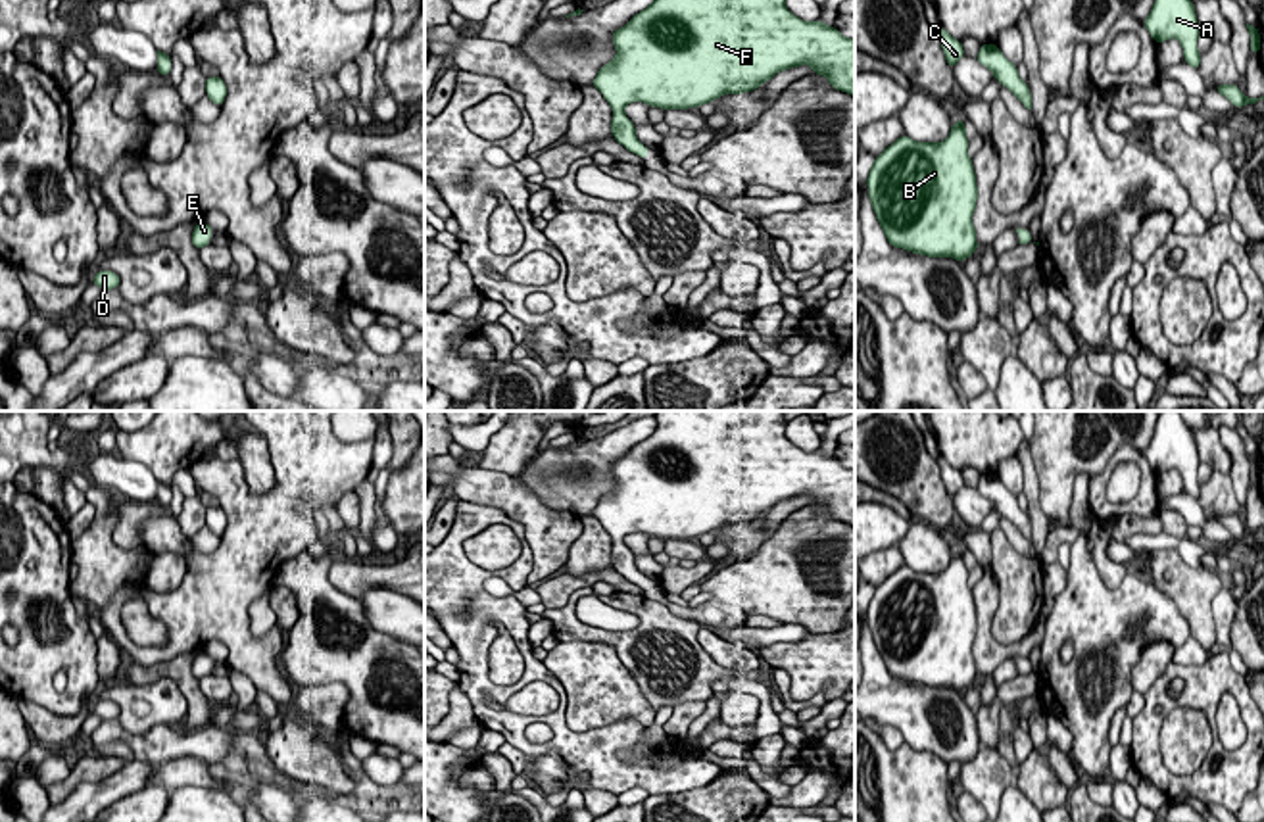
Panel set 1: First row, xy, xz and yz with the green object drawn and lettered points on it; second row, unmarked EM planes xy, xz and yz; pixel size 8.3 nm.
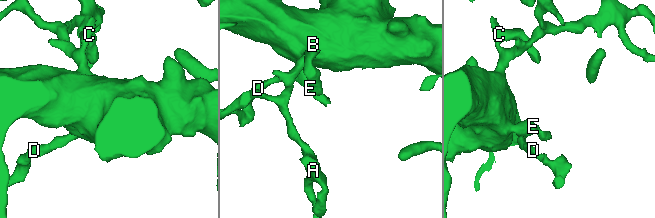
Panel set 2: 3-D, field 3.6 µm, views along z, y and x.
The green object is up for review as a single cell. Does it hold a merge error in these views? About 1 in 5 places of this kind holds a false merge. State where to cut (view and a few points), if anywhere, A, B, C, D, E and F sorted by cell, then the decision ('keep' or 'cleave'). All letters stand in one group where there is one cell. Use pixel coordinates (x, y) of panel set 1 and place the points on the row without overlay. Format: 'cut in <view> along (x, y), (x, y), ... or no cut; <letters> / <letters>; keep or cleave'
no cut; A B C D E F; keep

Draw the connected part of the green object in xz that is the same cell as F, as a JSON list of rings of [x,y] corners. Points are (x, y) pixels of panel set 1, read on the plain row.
[[[657,411],[655,419],[653,434],[611,465],[617,486],[599,497],[592,513],[613,538],[613,568],[628,582],[644,590],[649,586],[649,578],[640,574],[636,557],[624,544],[624,536],[632,532],[661,540],[697,538],[724,524],[757,520],[776,503],[799,496],[811,496],[813,505],[824,505],[832,519],[855,528],[855,469],[845,469],[820,449],[807,453],[793,446],[786,438],[784,411]]]

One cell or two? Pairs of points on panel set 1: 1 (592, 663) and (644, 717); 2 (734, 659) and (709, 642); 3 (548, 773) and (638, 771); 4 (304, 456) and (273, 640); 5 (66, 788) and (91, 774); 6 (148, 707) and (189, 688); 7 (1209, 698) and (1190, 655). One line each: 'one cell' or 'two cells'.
1: one cell
2: one cell
3: one cell
4: one cell
5: one cell
6: two cells
7: two cells

